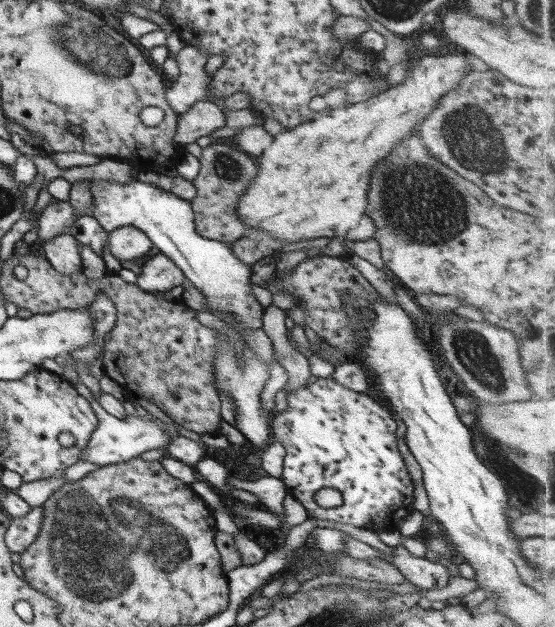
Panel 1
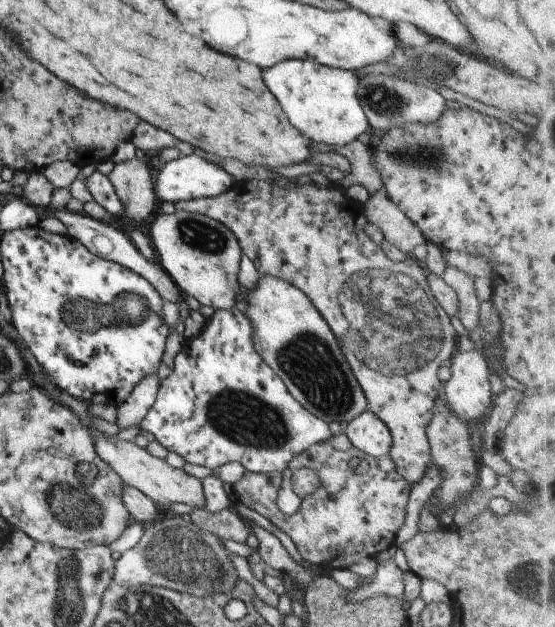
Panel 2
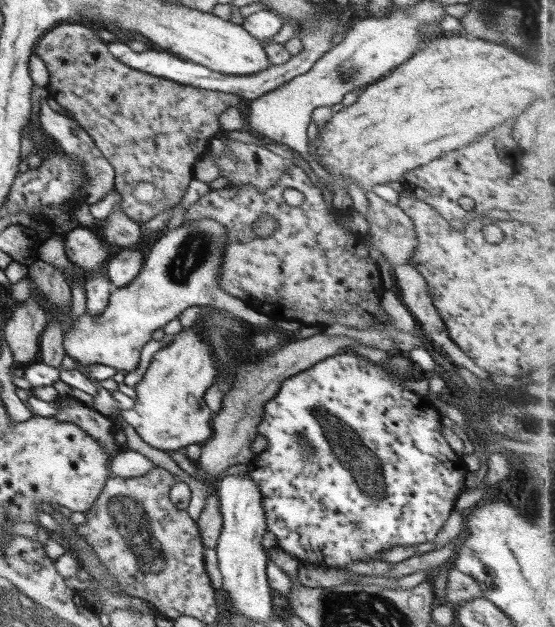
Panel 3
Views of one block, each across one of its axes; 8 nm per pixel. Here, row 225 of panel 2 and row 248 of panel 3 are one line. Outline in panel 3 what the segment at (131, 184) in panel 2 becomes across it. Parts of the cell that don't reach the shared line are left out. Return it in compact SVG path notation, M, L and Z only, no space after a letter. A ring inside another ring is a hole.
M139 248L118 250L107 262L106 274L114 288L122 288L138 276L144 262L144 254Z

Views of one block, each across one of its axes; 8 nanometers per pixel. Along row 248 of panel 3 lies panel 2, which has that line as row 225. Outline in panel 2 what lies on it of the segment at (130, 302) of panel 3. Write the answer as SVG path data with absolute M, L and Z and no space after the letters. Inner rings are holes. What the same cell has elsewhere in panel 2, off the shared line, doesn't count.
M175 211L172 214L156 214L150 224L149 237L158 254L161 268L175 282L183 296L192 296L200 304L210 306L214 310L234 307L237 299L240 299L239 270L243 252L236 235L227 226L200 213Z

